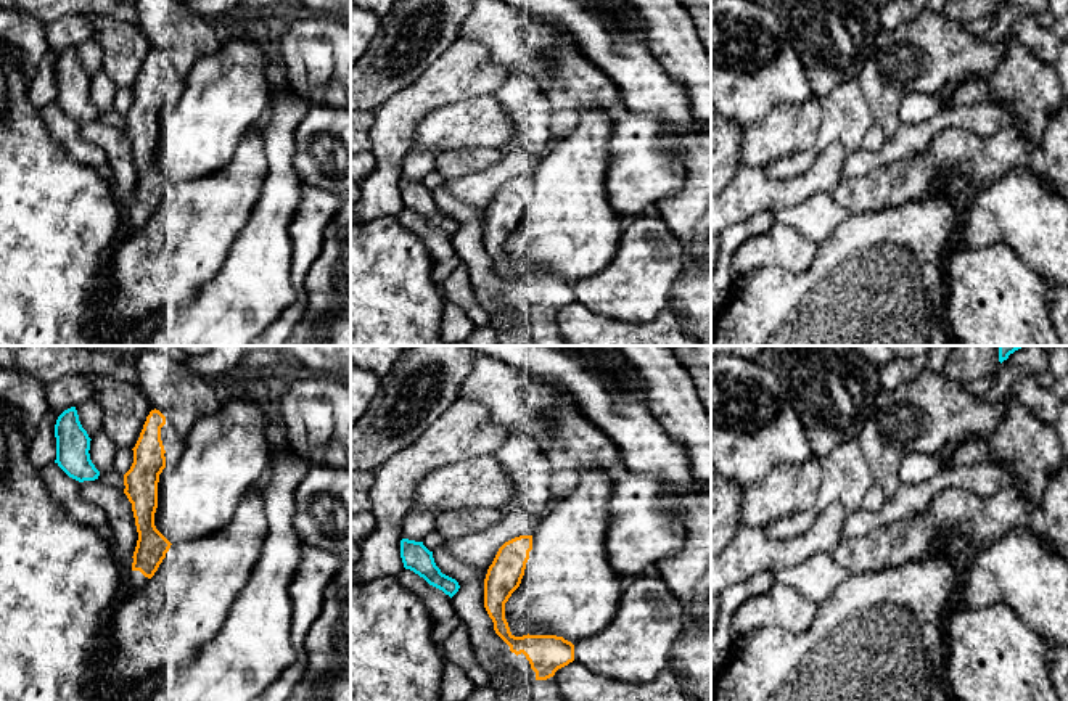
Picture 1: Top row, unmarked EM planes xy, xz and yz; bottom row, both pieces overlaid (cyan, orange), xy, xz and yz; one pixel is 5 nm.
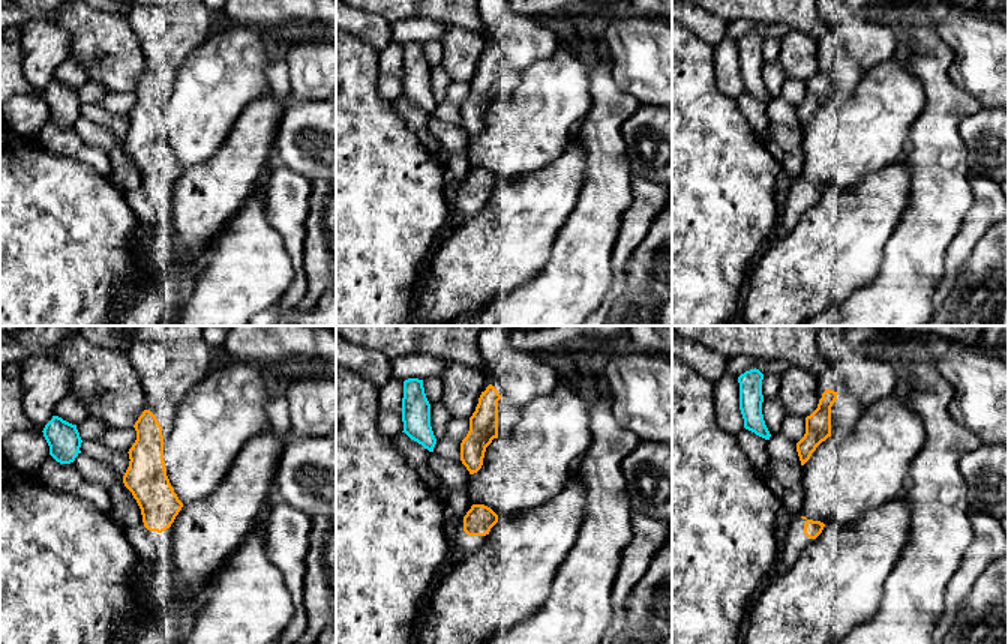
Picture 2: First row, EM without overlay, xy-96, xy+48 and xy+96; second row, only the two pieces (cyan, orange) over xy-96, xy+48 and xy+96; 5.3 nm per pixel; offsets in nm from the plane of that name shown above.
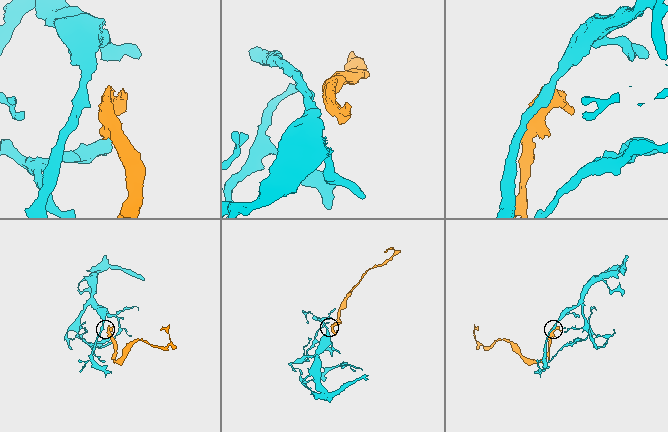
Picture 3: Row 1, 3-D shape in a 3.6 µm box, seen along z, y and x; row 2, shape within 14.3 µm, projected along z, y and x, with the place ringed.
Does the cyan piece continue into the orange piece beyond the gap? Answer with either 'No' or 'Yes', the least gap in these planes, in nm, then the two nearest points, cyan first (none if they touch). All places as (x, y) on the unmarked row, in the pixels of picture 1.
No. Distance 130 nm. Across: xy (98, 114), (124, 114)

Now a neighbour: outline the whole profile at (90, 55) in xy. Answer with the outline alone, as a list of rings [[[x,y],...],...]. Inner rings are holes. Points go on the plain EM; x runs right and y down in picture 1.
[[[87,40],[76,47],[79,61],[92,79],[95,72],[101,69],[103,50],[95,40]]]

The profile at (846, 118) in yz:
[[[859,79],[836,85],[820,103],[824,117],[814,151],[820,153],[830,145],[841,145],[848,153],[861,150],[875,121]]]

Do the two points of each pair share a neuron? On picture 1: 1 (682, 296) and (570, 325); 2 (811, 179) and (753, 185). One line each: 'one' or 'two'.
1: two
2: one

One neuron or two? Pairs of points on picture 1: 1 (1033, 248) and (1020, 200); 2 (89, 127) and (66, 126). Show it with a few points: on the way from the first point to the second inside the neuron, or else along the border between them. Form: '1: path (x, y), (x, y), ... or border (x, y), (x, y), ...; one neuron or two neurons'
1: path (1033, 237), (1033, 217), (1026, 211); one neuron
2: border (79, 122), (82, 137), (106, 155); two neurons

